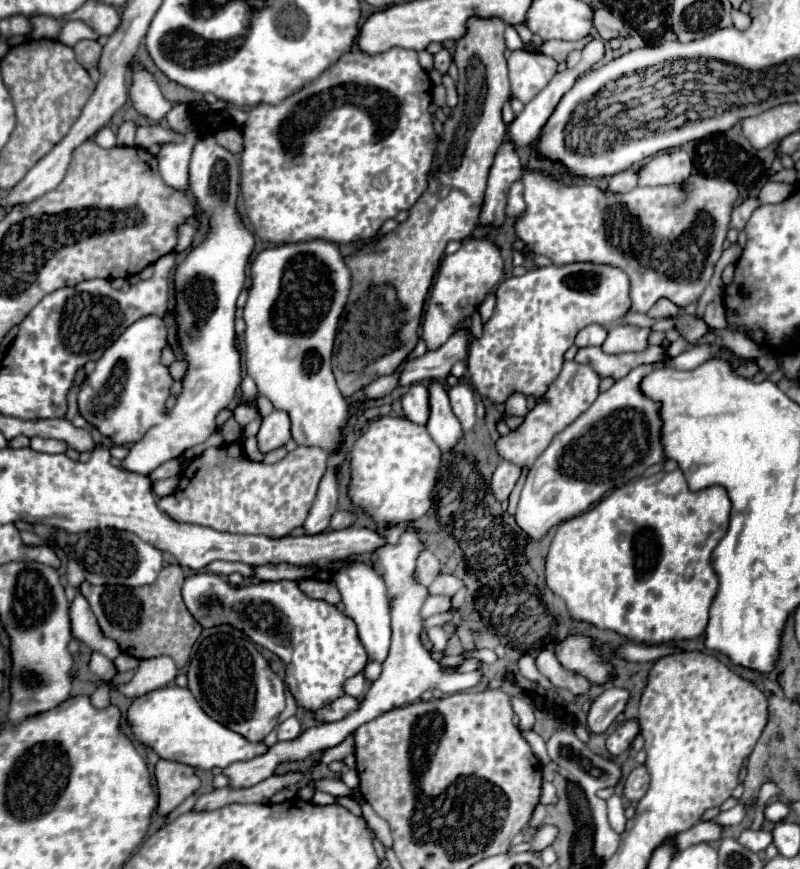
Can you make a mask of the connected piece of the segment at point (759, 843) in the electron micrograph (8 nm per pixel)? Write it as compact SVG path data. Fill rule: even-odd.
M748 828L748 830L744 830L744 832L740 834L738 842L740 842L744 848L752 850L752 852L762 852L762 850L766 850L766 846L768 846L772 840L770 840L768 830L750 830L750 828Z

